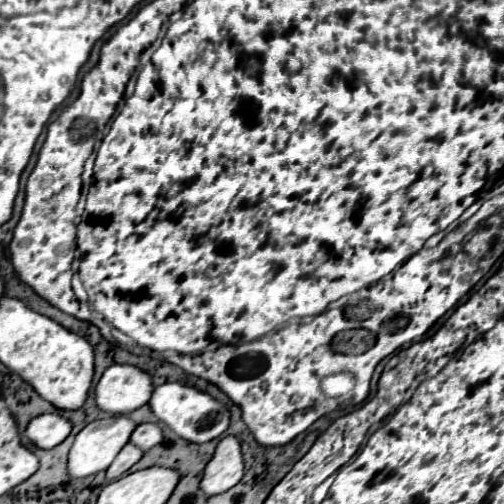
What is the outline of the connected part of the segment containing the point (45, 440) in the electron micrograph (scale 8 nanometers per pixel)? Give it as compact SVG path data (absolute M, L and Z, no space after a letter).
M40 414L32 418L26 436L42 450L52 450L62 444L72 430L72 424L58 414Z

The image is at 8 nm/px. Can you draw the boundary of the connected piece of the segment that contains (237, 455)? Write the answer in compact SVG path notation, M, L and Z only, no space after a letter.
M226 436L218 444L214 458L208 462L204 470L200 490L206 496L222 494L232 486L236 486L242 480L242 476L244 476L244 462L240 442L236 440L236 436Z

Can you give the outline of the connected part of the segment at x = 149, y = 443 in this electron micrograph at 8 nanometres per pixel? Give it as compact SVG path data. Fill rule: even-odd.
M140 424L130 436L130 442L134 446L138 446L142 452L158 446L162 440L164 440L164 436L162 436L162 430L158 424Z

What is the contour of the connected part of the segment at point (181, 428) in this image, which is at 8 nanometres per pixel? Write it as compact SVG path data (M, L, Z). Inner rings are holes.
M170 382L170 384L158 386L148 404L162 424L166 424L180 438L194 442L194 444L204 444L204 442L214 440L220 434L224 434L230 426L230 410L222 402L218 402L216 398L212 398L206 392L200 392L200 390L180 384L180 382Z

